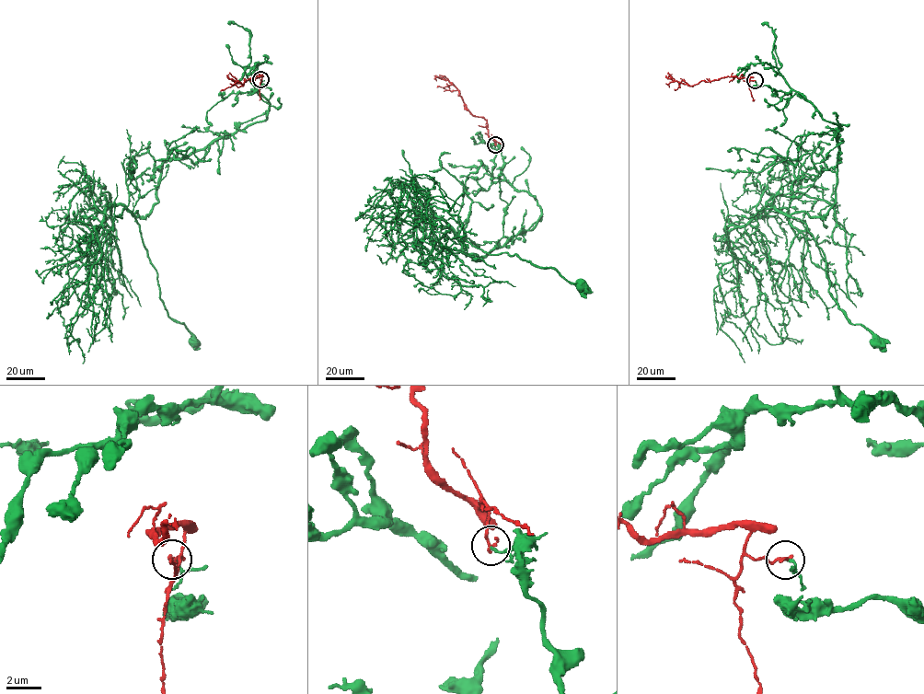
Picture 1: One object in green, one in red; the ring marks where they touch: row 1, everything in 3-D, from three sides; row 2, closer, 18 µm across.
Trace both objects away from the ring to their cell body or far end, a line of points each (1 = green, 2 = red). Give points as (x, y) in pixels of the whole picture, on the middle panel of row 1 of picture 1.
1: (495, 144), (503, 177), (541, 216), (473, 259), (482, 260), (462, 248), (452, 228), (581, 286)
2: (495, 144), (489, 135), (487, 121), (472, 114), (457, 88), (438, 76), (436, 81)

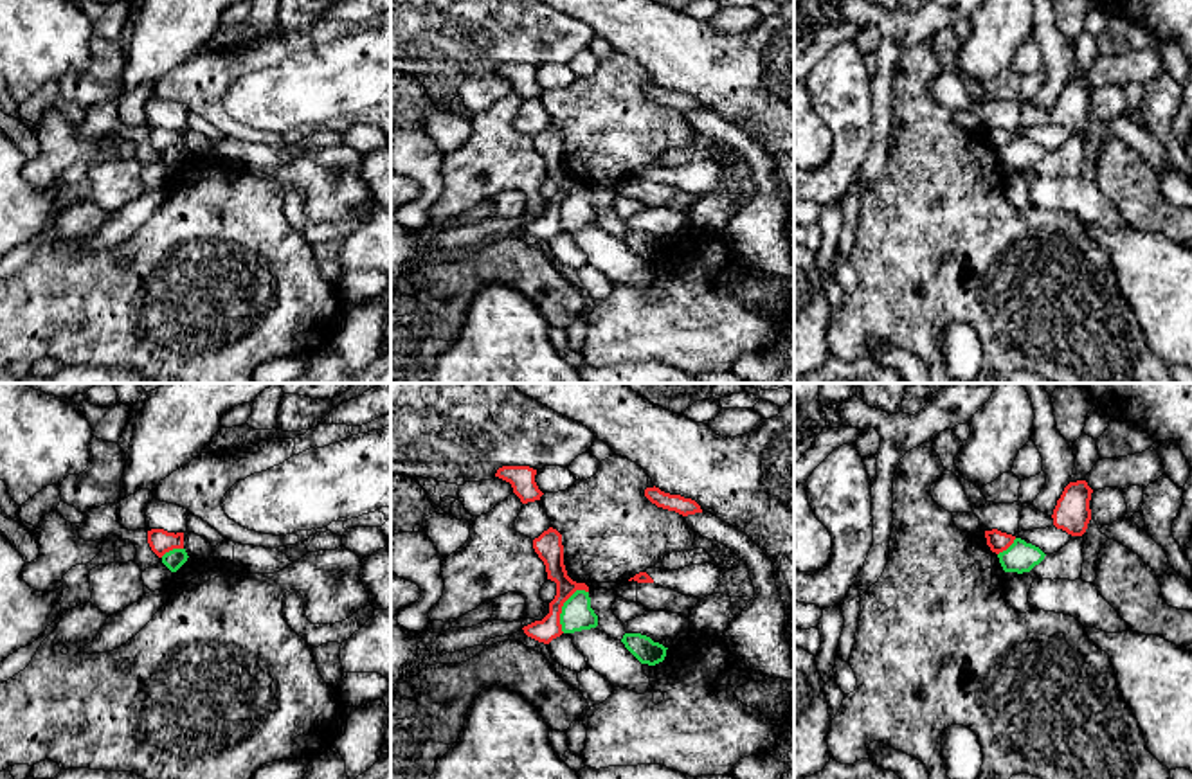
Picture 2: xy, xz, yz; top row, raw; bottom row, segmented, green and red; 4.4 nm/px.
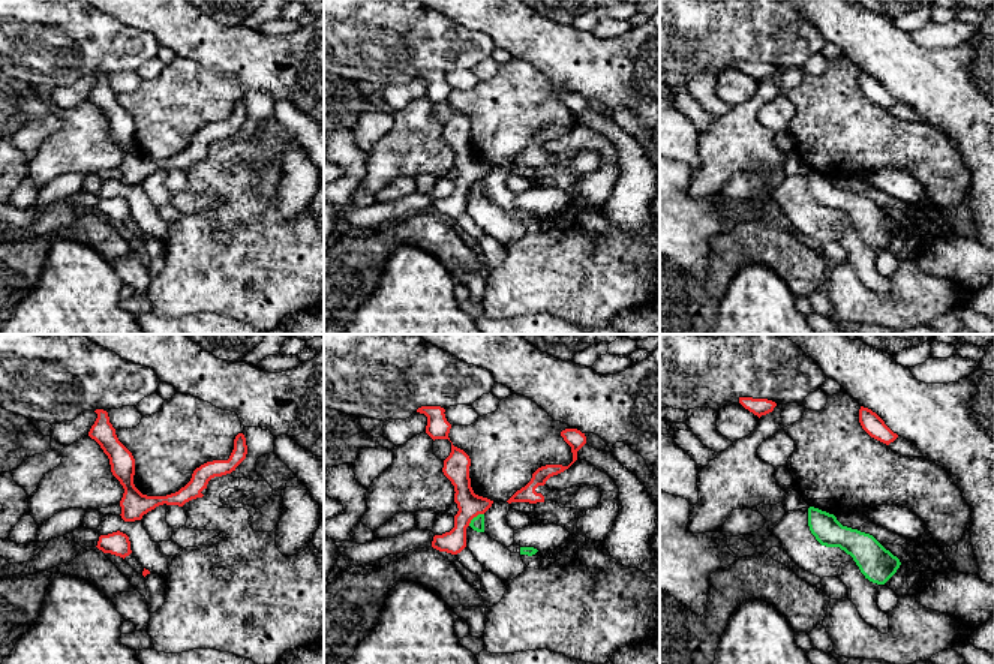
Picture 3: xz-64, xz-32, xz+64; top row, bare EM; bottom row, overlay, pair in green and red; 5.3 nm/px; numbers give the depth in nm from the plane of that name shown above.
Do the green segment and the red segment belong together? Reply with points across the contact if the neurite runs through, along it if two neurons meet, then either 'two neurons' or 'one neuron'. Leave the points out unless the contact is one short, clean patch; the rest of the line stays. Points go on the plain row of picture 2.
border along xz (587, 188), (577, 188), (564, 200), (560, 211), (562, 229); two neurons

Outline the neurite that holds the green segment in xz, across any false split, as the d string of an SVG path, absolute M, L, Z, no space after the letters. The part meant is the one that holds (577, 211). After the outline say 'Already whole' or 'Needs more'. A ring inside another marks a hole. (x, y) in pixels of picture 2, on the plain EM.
M576 187L562 203L560 221L564 230L574 230L598 223L598 212L591 205L591 194L585 187Z. Already whole

